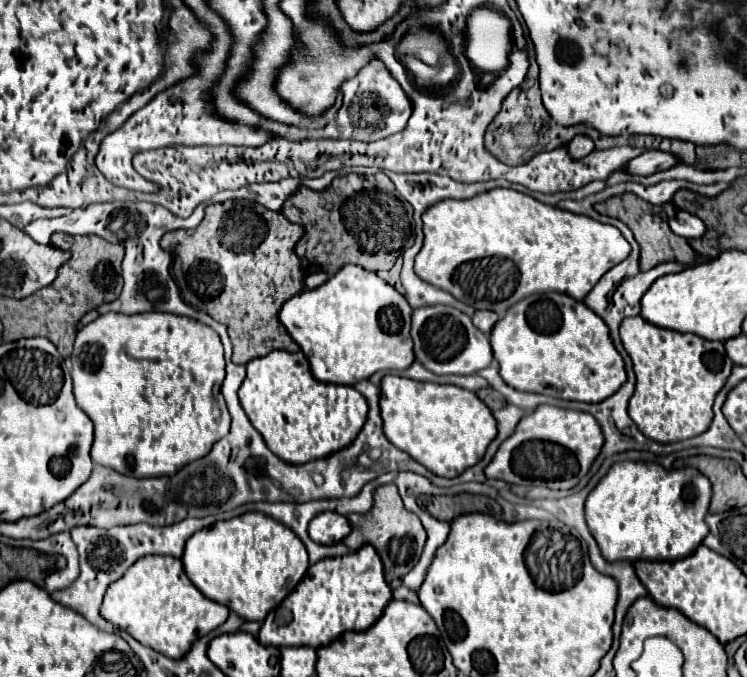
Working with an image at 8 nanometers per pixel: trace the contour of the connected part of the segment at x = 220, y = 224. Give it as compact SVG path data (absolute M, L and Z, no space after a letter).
M225 201L213 203L205 209L205 219L193 231L169 231L161 239L161 247L169 251L175 261L171 265L171 277L179 287L183 301L199 311L205 311L215 321L227 327L233 343L233 361L239 365L251 359L265 357L267 353L281 349L297 353L299 345L291 339L285 325L279 321L279 311L283 303L305 289L301 261L295 253L297 241L303 237L303 227L291 223L283 213L269 211L259 203L251 201Z

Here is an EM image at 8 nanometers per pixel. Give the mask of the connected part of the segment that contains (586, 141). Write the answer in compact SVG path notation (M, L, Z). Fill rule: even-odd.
M585 135L573 137L573 141L567 147L567 153L571 155L571 159L583 159L591 151L593 151L593 141L589 137L585 137Z

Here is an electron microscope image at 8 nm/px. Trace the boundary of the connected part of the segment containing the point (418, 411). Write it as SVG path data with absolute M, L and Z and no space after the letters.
M387 375L381 383L381 417L383 417L383 431L385 437L399 447L401 451L409 453L417 463L425 465L431 473L439 477L457 477L465 469L477 465L489 443L497 437L497 421L491 415L491 409L473 393L455 385L437 385L437 383L421 383L397 375Z

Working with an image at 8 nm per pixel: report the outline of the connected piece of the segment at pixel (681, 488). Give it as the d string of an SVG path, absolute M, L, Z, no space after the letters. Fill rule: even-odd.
M615 463L599 485L589 493L585 501L585 519L591 535L595 537L605 561L677 561L693 553L695 547L707 537L709 527L705 515L711 501L711 483L703 473L693 467L667 471L657 463Z

